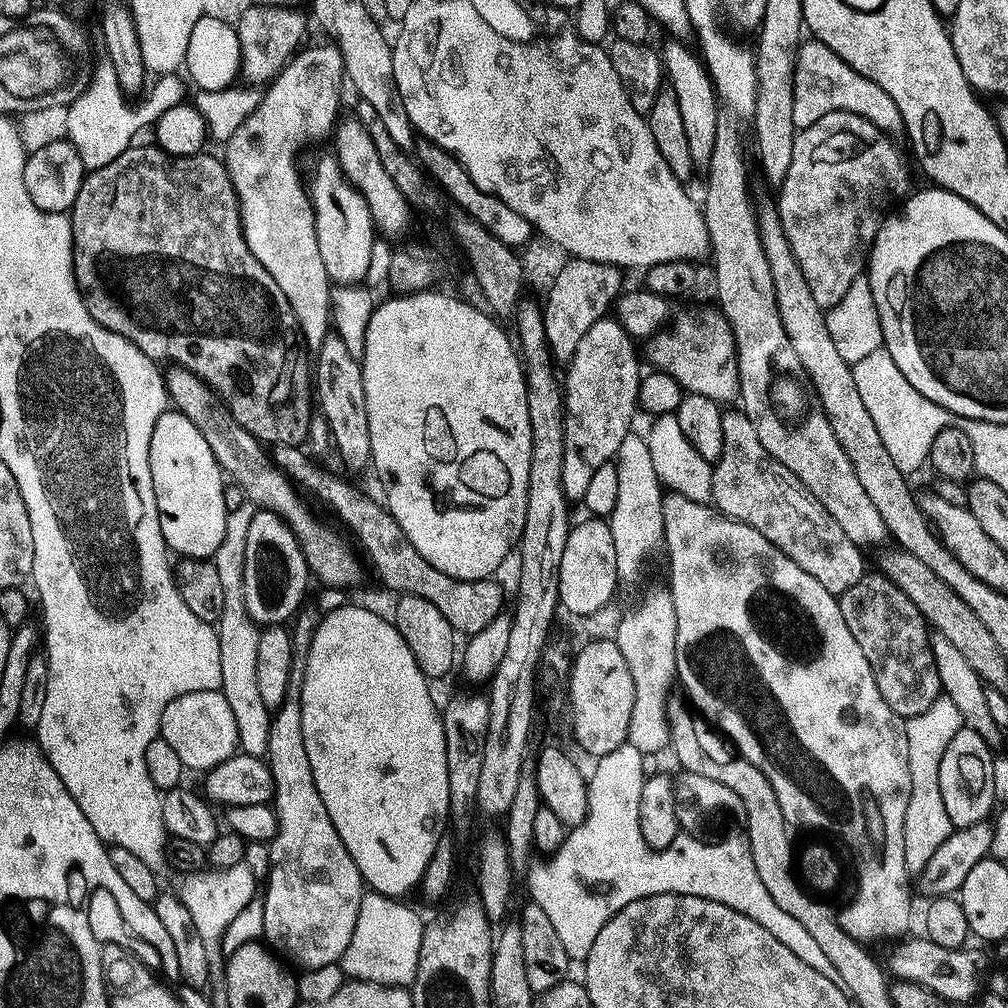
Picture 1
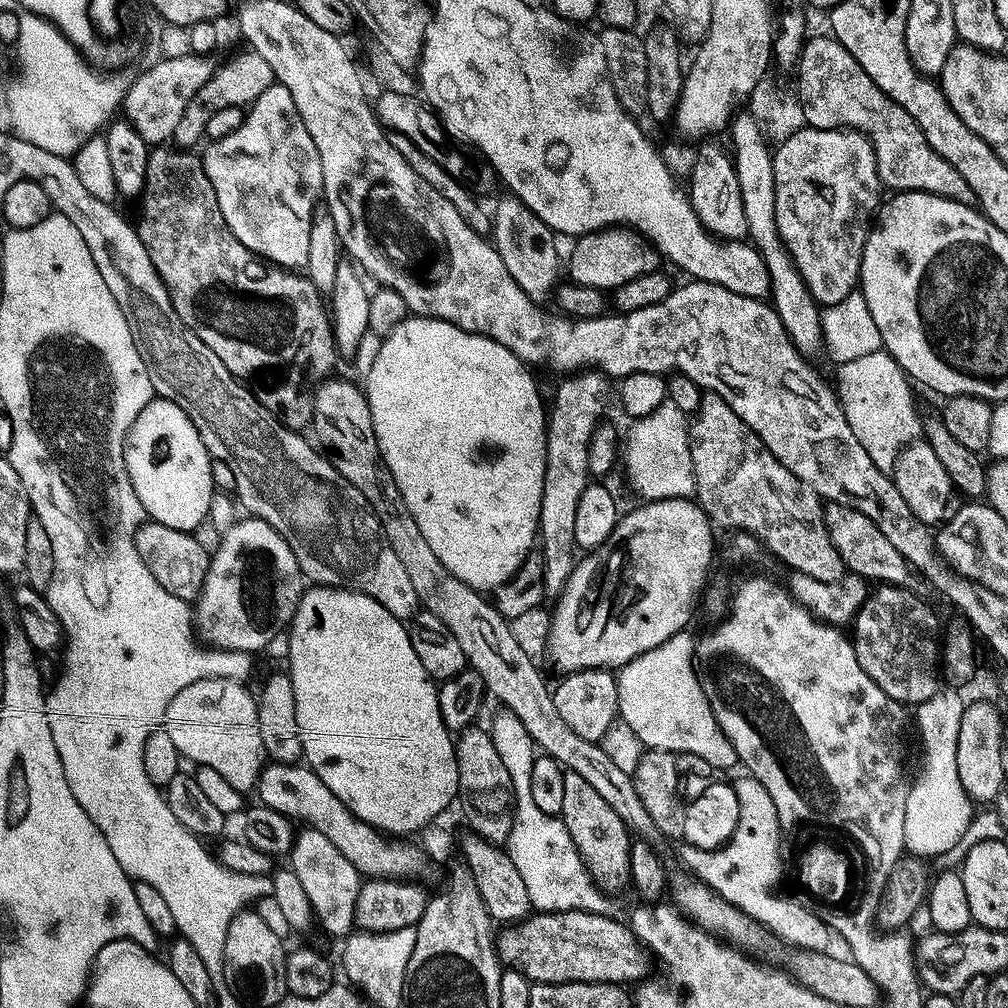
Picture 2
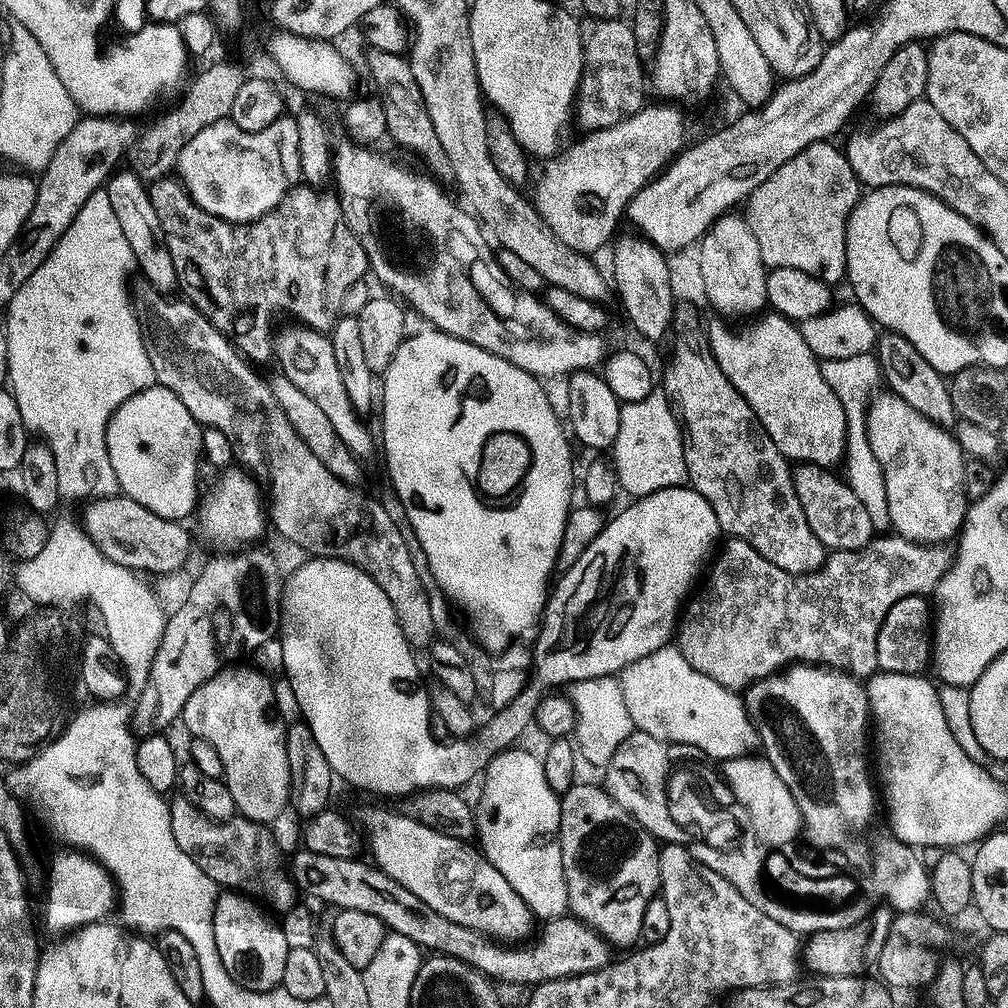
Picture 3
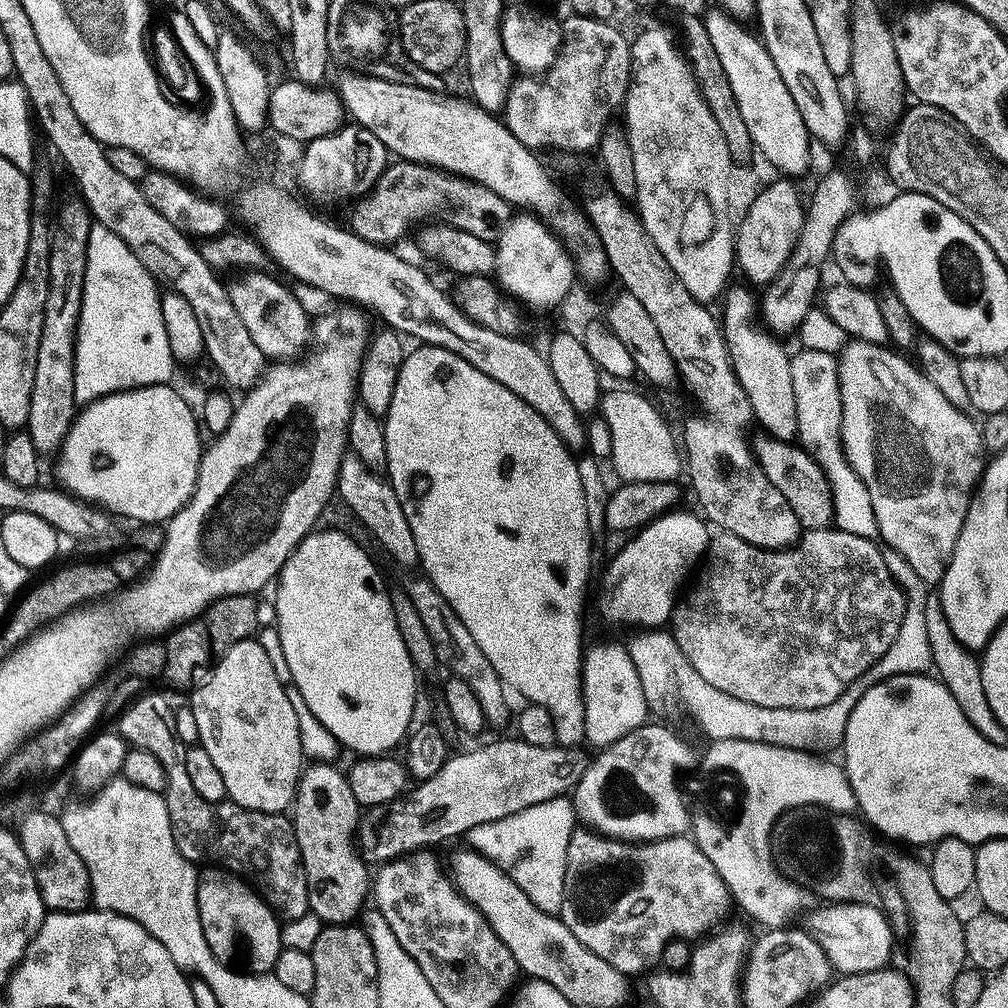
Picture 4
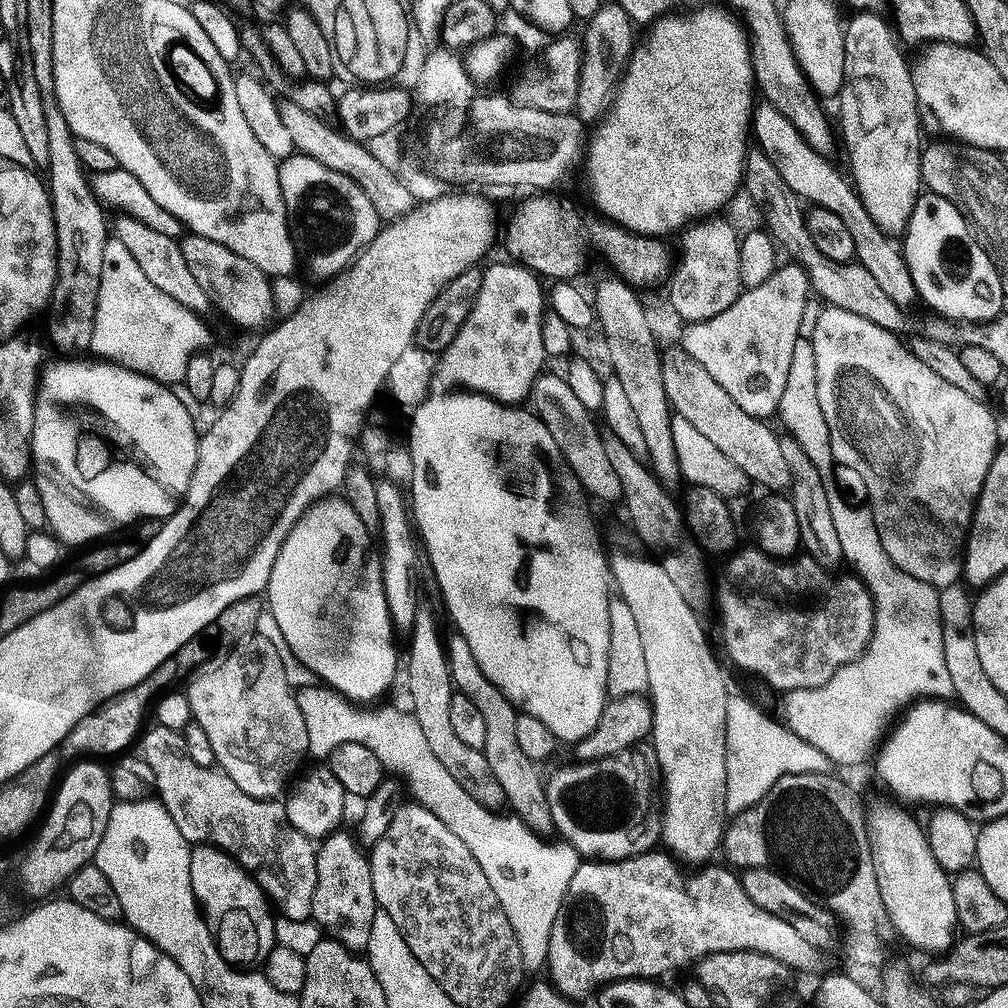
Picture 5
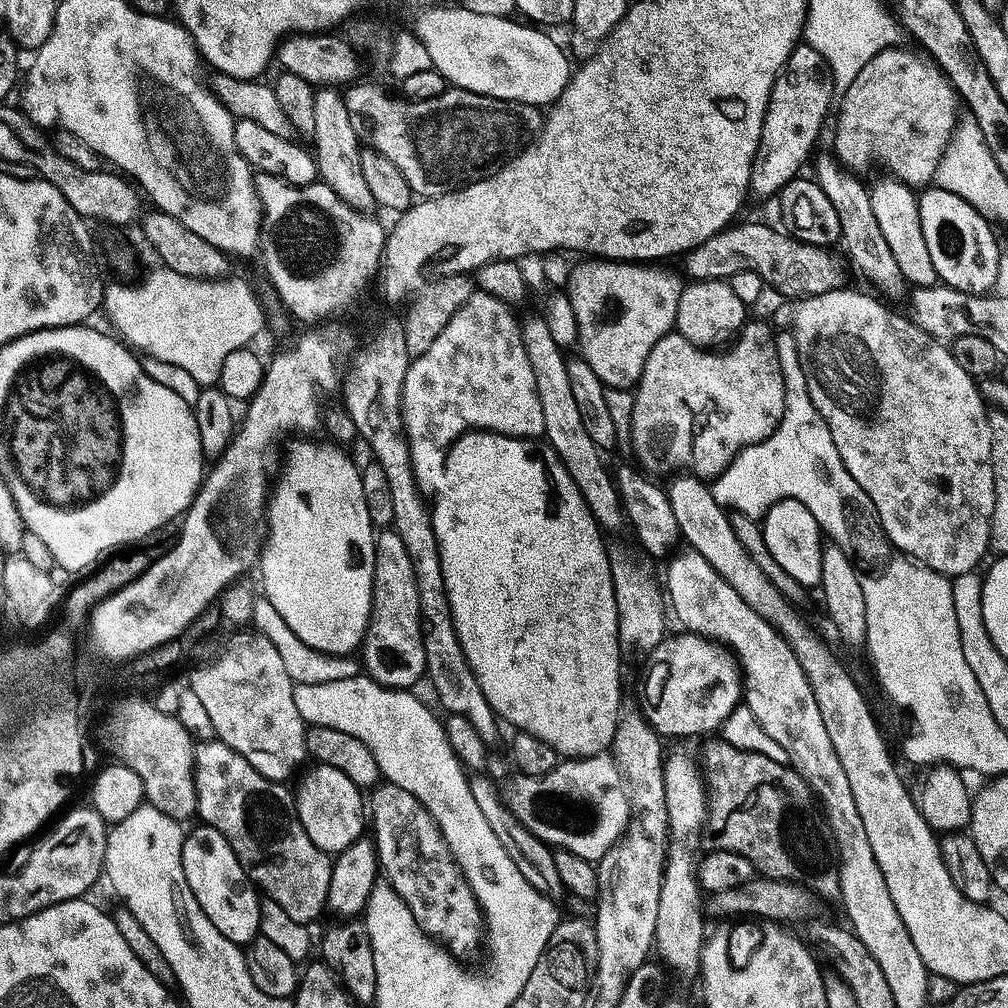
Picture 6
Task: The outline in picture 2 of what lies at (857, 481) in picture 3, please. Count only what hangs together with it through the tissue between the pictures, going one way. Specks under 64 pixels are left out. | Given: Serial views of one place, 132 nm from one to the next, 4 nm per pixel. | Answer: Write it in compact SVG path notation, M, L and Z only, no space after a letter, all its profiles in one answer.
M886 350L846 362L835 371L834 387L844 407L846 422L850 422L850 430L854 430L866 454L874 458L874 466L878 466L878 470L895 473L900 453L925 435L925 421L920 420L920 412L916 409L908 373L901 370L900 363Z

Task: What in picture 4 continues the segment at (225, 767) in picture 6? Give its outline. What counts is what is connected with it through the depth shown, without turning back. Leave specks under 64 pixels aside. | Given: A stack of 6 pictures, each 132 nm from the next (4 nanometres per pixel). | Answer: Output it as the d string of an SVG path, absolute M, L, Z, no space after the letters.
M144 696L134 701L120 716L118 734L132 748L141 748L154 754L154 758L166 766L166 799L174 842L191 864L200 866L207 862L247 880L268 901L281 921L306 918L311 913L306 866L302 862L302 850L298 850L295 823L284 814L262 814L240 808L231 802L206 802L206 798L199 796L190 782L190 774L186 774L186 745L178 738L176 712L166 697Z

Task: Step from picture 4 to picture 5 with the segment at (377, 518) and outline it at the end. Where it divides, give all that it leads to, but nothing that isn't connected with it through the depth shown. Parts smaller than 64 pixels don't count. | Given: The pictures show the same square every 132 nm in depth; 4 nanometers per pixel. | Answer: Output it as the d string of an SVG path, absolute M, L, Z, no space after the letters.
M422 602L418 606L418 618L410 633L412 645L408 648L408 656L406 652L408 692L413 706L410 710L421 726L422 734L425 735L434 758L453 775L454 780L462 786L462 790L466 790L483 808L498 812L507 805L505 792L500 782L496 780L483 752L463 744L463 741L455 734L451 723L451 699L455 696L456 689L452 683L446 644L443 638L442 640L440 638L439 628L435 610L428 605L428 602Z

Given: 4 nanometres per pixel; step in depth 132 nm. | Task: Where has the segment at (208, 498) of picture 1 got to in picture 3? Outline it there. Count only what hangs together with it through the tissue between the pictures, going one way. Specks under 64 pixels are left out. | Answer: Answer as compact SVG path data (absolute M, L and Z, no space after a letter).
M159 386L147 388L134 398L130 398L112 415L108 427L108 446L110 461L114 462L114 471L118 474L120 490L128 499L154 510L167 520L187 521L187 516L197 511L200 492L200 464L202 465L203 431L196 421L182 406L180 399L170 390Z

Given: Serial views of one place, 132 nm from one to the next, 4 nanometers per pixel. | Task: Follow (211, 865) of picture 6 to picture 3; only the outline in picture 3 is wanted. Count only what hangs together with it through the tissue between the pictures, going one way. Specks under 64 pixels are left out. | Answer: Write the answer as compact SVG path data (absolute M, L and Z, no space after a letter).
M228 890L217 895L212 941L218 946L220 960L234 982L251 992L277 991L286 978L289 946L283 927L271 918L255 899L241 893Z

